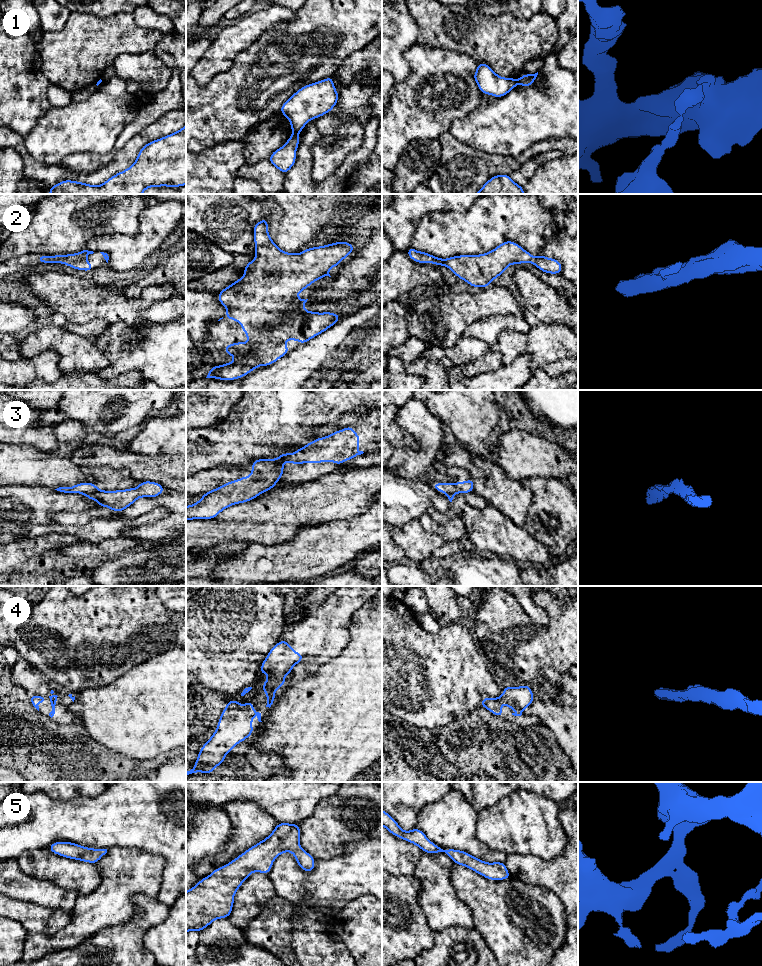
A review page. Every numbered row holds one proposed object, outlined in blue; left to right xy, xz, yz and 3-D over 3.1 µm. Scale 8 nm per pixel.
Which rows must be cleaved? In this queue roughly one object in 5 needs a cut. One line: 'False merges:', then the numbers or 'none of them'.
False merges: 1, 3

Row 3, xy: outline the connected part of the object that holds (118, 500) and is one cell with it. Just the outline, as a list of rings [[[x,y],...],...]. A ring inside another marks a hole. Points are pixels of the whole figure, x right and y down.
[[[144,481],[140,482],[137,488],[115,491],[98,490],[85,496],[90,500],[97,500],[99,502],[97,507],[108,507],[112,511],[122,512],[131,506],[138,498],[154,498],[164,491],[166,491],[165,488],[159,483]]]

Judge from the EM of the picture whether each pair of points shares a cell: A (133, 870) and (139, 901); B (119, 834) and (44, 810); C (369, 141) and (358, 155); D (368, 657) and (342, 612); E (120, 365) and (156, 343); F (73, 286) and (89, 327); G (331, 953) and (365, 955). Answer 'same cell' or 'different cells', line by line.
A: different cells
B: same cell
C: same cell
D: different cells
E: same cell
F: different cells
G: different cells

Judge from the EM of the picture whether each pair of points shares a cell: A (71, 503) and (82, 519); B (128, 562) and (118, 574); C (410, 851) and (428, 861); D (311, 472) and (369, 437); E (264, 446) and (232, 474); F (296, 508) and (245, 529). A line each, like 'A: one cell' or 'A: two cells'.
A: two cells
B: one cell
C: two cells
D: one cell
E: two cells
F: one cell

